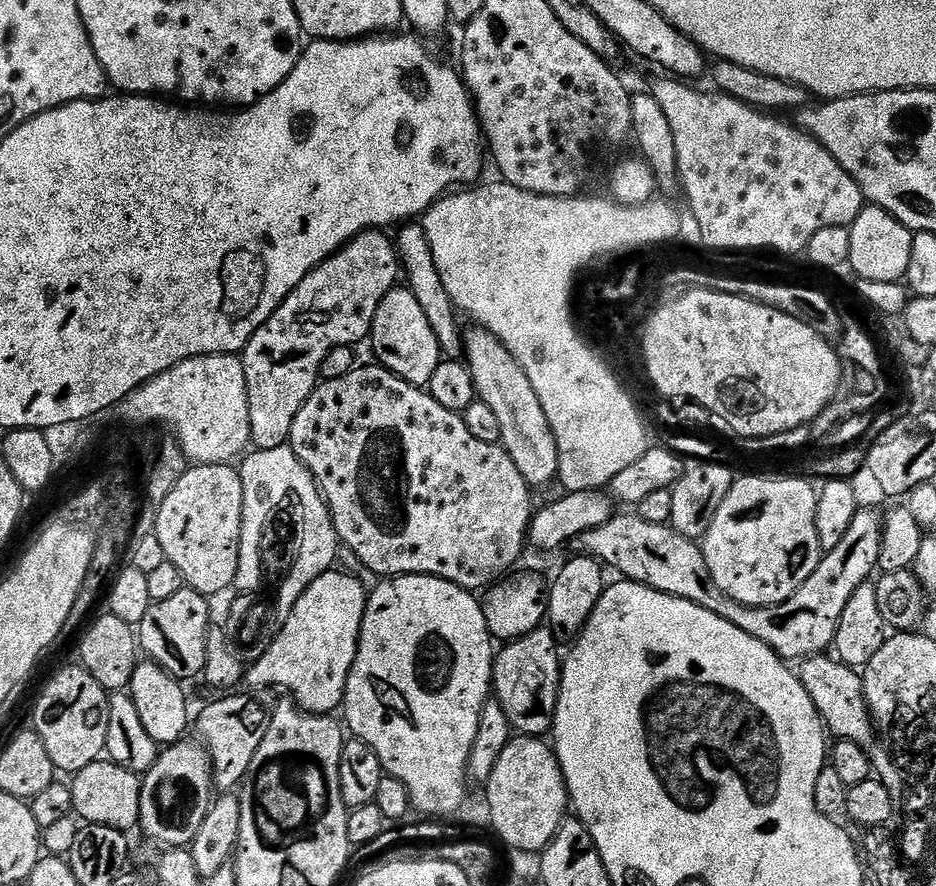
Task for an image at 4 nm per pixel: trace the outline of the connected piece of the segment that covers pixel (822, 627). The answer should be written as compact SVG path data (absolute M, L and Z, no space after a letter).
M857 511L842 542L821 555L814 574L810 574L786 602L765 608L751 608L718 590L710 566L706 566L704 549L697 541L678 534L668 524L646 522L639 514L613 516L606 526L598 526L579 536L574 548L577 553L587 553L609 569L617 568L623 579L694 602L702 606L702 610L726 618L726 622L738 626L738 630L746 630L750 638L758 638L758 642L770 646L785 662L803 662L809 656L827 653L835 645L838 622L842 622L842 610L846 610L850 594L854 594L858 586L869 583L873 579L872 571L877 571L883 529L881 513Z

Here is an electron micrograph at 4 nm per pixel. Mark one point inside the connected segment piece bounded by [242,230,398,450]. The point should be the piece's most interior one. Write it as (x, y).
(334, 305)

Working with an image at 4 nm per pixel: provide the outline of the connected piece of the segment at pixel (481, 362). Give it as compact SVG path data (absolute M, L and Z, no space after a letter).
M479 326L469 329L464 332L463 359L474 378L476 395L502 422L502 443L510 458L514 458L514 466L518 466L522 478L533 489L539 490L543 484L555 481L560 470L558 442L554 430L550 430L550 422L546 422L546 410L542 410L542 402L538 402L538 394L530 386L530 378L526 378L522 366L518 366L500 339Z

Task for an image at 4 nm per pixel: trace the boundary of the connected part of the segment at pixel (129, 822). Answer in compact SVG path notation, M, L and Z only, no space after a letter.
M101 758L90 762L90 766L71 777L72 812L84 824L94 824L98 828L110 826L116 834L131 833L131 828L135 829L140 822L141 783L137 773L118 766L112 760Z

